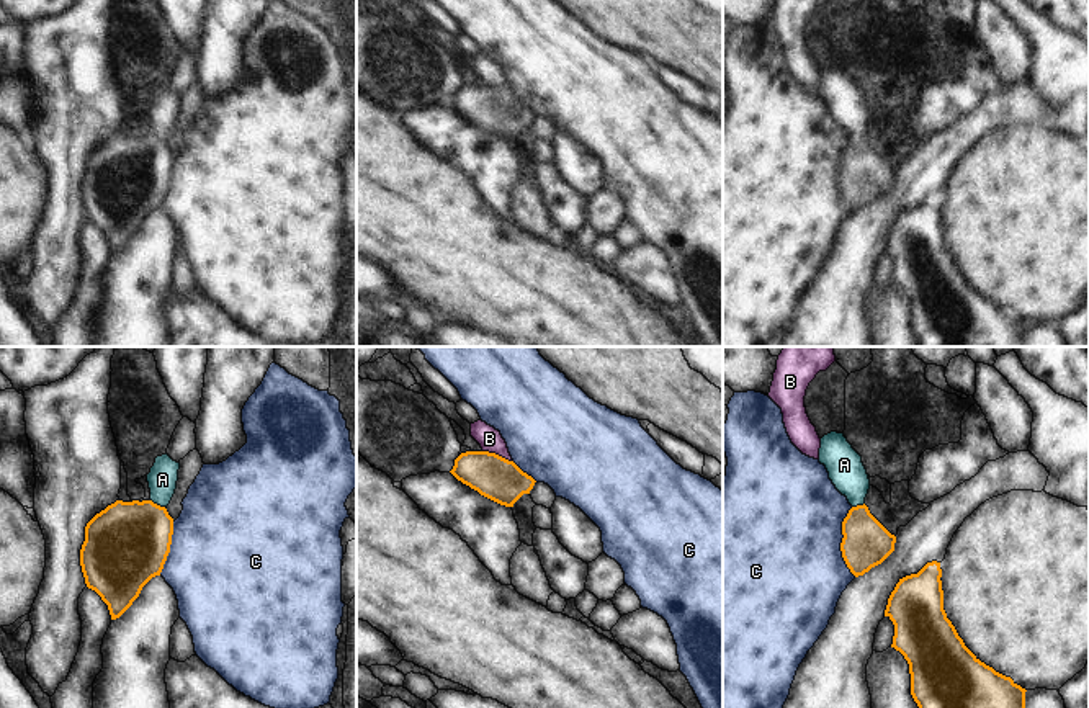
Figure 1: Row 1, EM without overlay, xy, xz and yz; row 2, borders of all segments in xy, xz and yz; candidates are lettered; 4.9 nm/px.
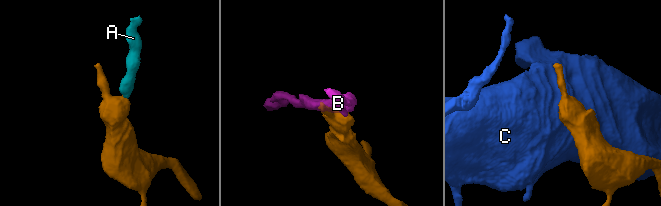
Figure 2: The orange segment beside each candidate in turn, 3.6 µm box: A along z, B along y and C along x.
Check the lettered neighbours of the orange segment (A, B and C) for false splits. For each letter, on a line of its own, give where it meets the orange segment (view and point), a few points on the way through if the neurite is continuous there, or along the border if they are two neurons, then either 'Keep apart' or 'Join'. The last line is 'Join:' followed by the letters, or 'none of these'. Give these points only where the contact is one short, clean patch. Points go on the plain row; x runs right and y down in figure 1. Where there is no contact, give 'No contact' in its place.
A: Touches orange at xy (156, 138). Path across: xy (126, 179), (147, 157), (156, 138), (161, 131), (162, 113). Join
B: Touches orange at xz (497, 89). Keep apart
C: Touches orange at yz (842, 175). Boundary: yz (851, 141), (842, 156), (841, 190), (855, 210). Keep apart
Join: A.

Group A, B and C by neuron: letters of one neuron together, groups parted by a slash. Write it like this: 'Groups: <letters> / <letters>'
Groups: A / B / C.

